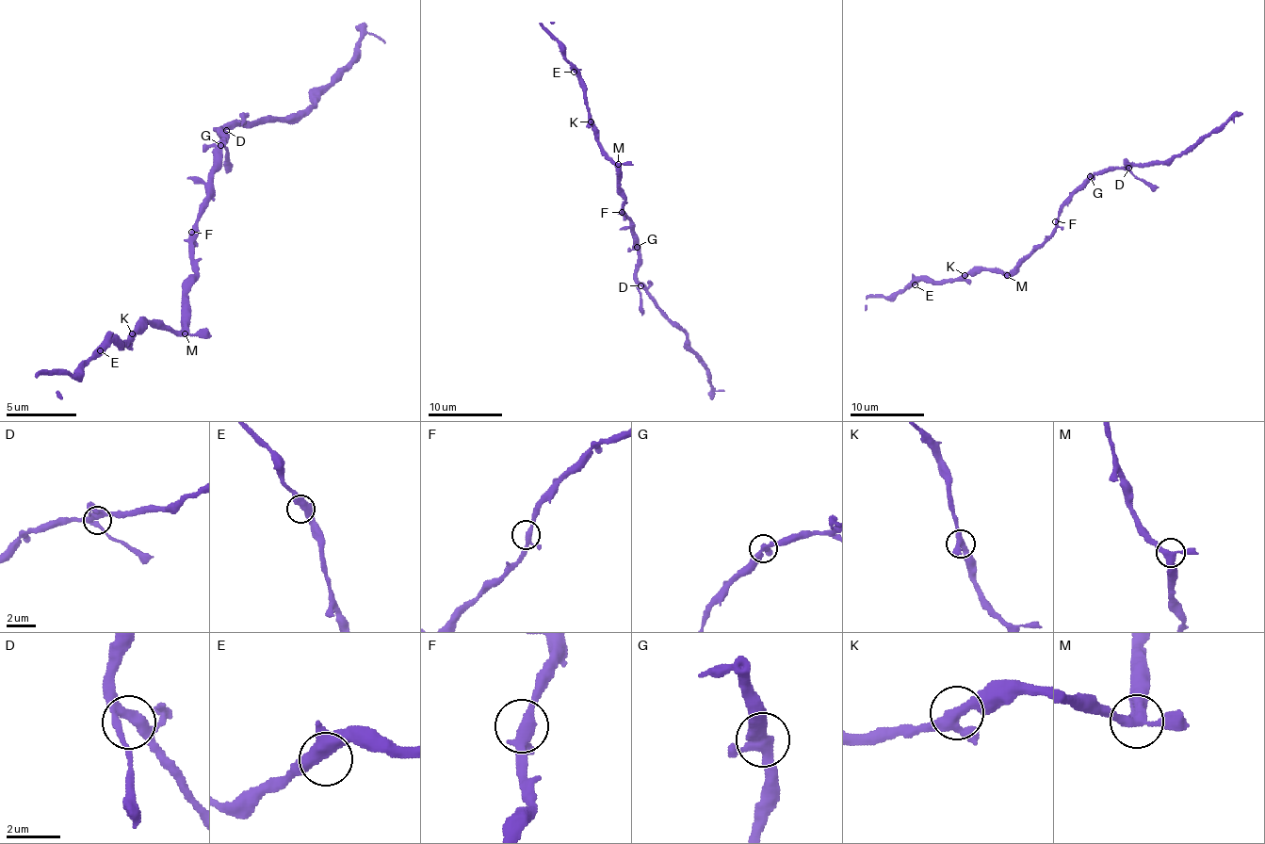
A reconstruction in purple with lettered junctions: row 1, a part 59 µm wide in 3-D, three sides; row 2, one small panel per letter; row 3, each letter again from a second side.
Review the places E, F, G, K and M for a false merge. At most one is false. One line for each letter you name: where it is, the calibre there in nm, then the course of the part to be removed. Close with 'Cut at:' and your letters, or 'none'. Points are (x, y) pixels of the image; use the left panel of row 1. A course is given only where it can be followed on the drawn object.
Cut at: none

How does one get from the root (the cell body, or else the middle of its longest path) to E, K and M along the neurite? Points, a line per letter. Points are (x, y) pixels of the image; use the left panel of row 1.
E: (195, 232), (195, 284), (187, 295), (187, 323), (181, 330), (146, 323), (124, 344), (107, 344), (100, 350)
K: (195, 232), (195, 284), (187, 295), (187, 323), (181, 330), (163, 330), (153, 323), (142, 323), (132, 333)
M: (195, 232), (195, 284), (187, 295), (187, 330), (185, 333)

